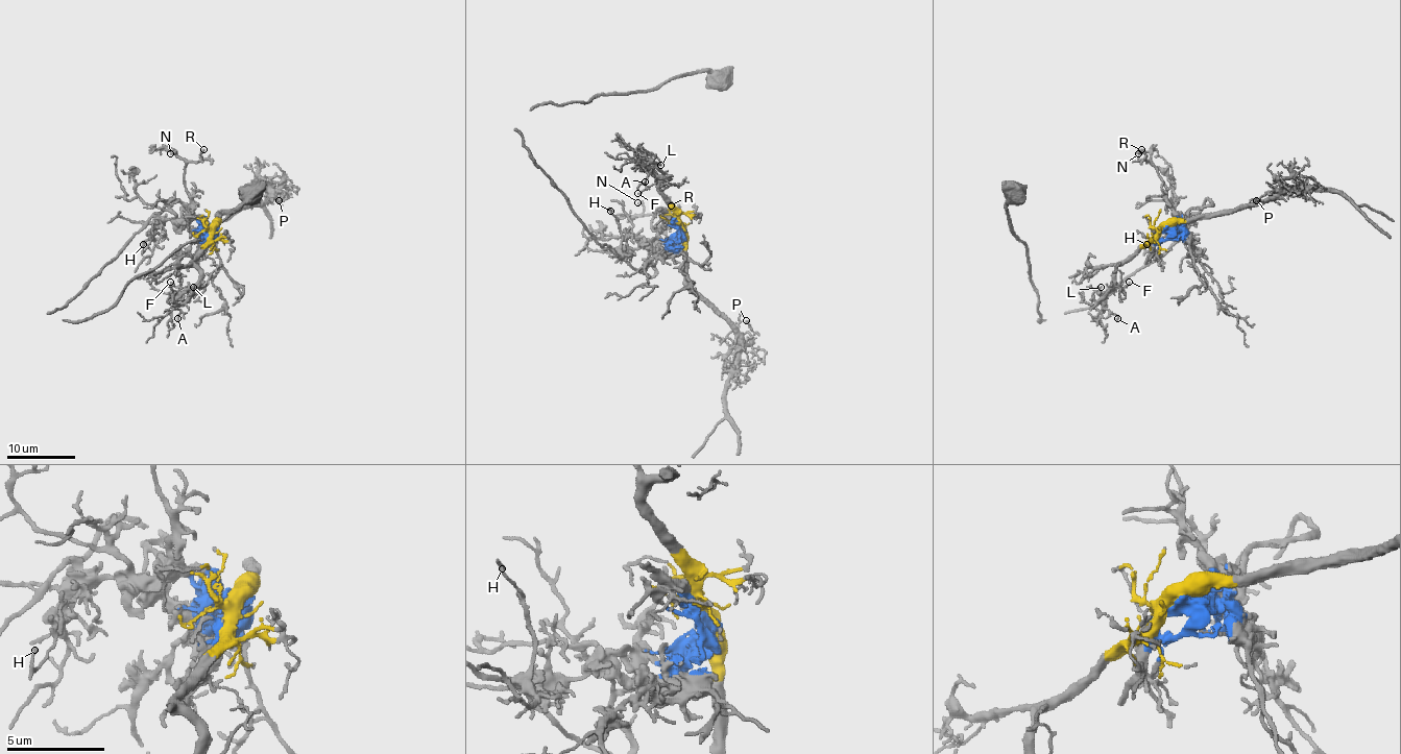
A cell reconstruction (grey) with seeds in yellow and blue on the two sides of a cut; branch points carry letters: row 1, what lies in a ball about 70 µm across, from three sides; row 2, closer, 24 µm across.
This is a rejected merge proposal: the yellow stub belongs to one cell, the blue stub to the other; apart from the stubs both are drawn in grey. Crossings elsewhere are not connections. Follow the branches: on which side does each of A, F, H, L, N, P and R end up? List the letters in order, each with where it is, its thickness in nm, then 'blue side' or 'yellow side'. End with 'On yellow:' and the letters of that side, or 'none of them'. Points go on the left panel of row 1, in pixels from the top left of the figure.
A: (177, 318) | 100 nm | yellow side
F: (170, 282) | 120 nm | yellow side
H: (143, 244) | 90 nm | blue side
L: (193, 287) | 150 nm | yellow side
N: (170, 153) | 240 nm | blue side
P: (279, 200) | 150 nm | yellow side
R: (203, 149) | 220 nm | blue side
On yellow: A, F, L, P

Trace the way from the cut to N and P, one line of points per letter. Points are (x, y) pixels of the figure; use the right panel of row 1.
N: (1161, 230), (1169, 230), (1180, 219), (1167, 201), (1167, 193), (1151, 155), (1148, 152), (1138, 154)
P: (1161, 230), (1167, 225), (1264, 203), (1277, 191), (1267, 191), (1256, 200)

